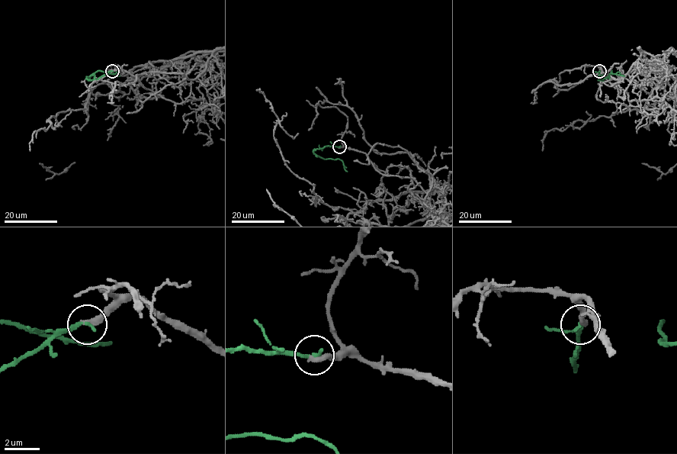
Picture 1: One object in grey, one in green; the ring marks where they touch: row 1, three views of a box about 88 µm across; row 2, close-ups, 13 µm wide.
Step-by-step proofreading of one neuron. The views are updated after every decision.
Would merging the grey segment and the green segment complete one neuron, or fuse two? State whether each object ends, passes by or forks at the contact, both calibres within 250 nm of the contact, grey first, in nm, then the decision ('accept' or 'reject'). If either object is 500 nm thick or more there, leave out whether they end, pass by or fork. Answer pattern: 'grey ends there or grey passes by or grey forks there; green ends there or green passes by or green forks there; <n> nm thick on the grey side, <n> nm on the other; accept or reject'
grey ends there; green ends there; 400 nm thick on the grey side, 220 nm on the other; accept

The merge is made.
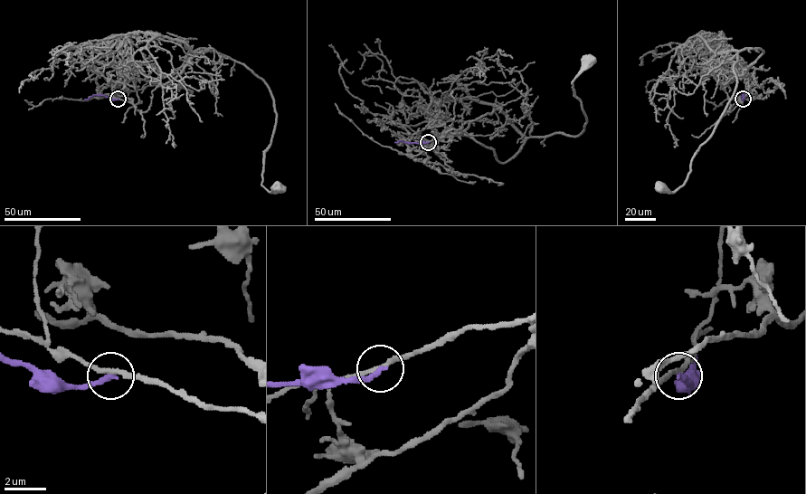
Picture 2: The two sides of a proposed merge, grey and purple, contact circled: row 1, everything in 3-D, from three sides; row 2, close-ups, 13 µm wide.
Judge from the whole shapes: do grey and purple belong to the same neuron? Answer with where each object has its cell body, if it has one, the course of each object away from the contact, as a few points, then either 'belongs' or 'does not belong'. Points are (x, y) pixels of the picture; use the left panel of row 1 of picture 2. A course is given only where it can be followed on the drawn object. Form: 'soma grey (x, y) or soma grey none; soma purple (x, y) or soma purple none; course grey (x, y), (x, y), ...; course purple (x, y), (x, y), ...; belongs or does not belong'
soma grey (278, 187); soma purple none; course grey (118, 99), (146, 111), (152, 91), (195, 54), (243, 63), (273, 101), (261, 184), (277, 185); course purple (118, 99), (95, 95), (84, 99); does not belong

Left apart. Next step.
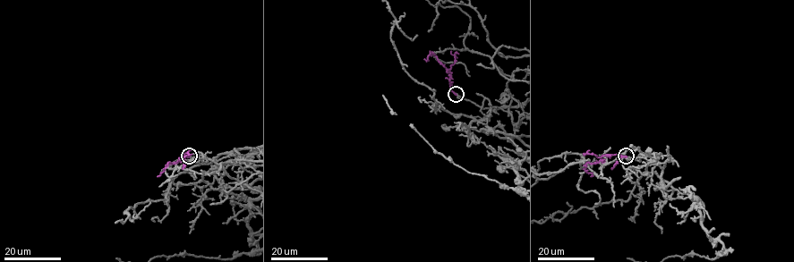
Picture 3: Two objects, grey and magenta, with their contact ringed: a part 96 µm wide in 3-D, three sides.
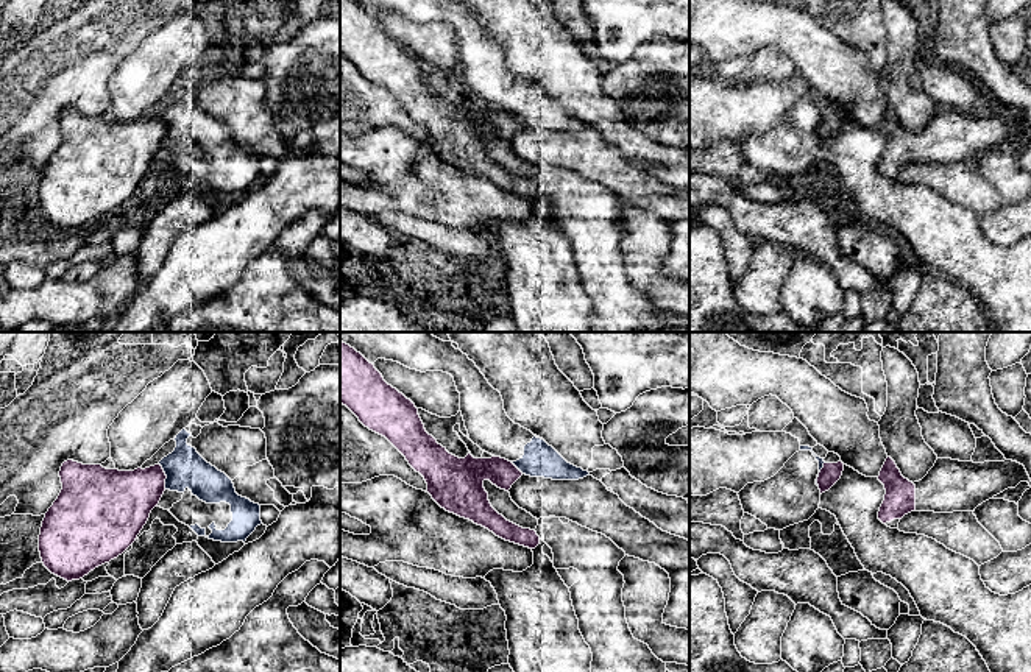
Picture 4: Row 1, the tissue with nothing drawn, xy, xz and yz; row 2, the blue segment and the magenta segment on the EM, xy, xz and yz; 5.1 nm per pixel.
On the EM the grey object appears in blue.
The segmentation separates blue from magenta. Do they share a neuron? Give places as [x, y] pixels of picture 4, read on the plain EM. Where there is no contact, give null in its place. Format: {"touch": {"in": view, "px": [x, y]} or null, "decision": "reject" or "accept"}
{"touch": {"in": "xy", "px": [166, 125]}, "decision": "reject"}

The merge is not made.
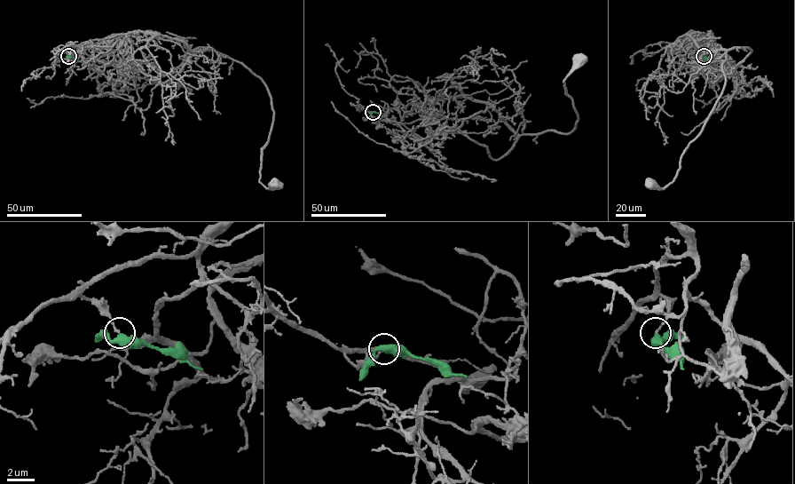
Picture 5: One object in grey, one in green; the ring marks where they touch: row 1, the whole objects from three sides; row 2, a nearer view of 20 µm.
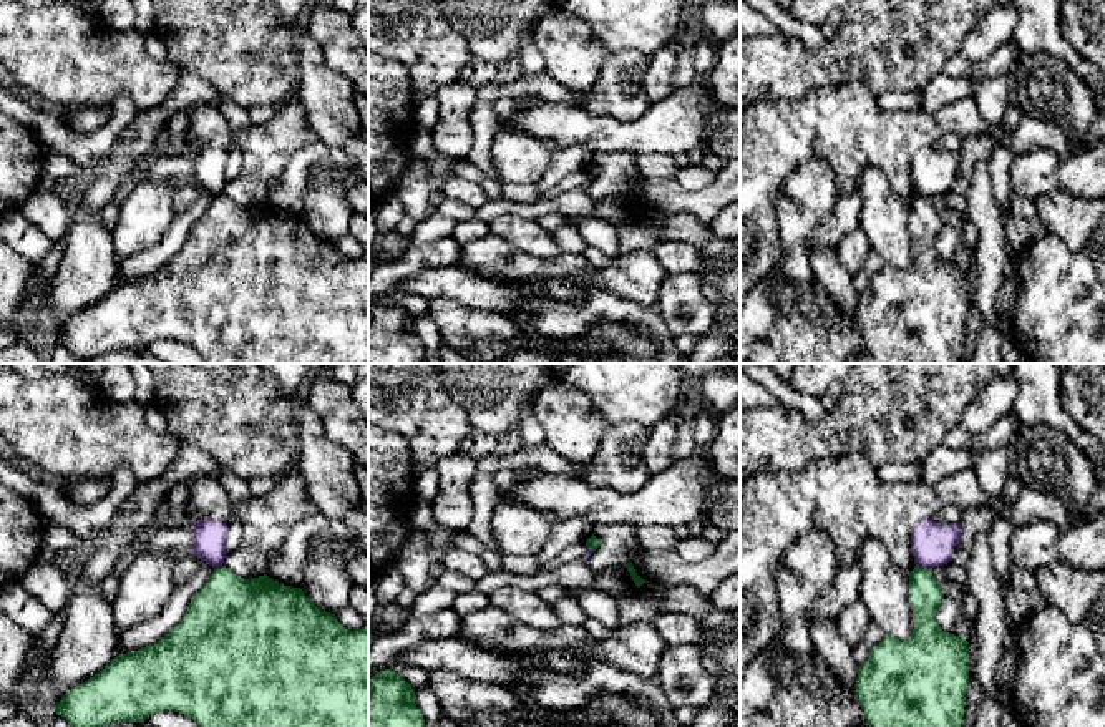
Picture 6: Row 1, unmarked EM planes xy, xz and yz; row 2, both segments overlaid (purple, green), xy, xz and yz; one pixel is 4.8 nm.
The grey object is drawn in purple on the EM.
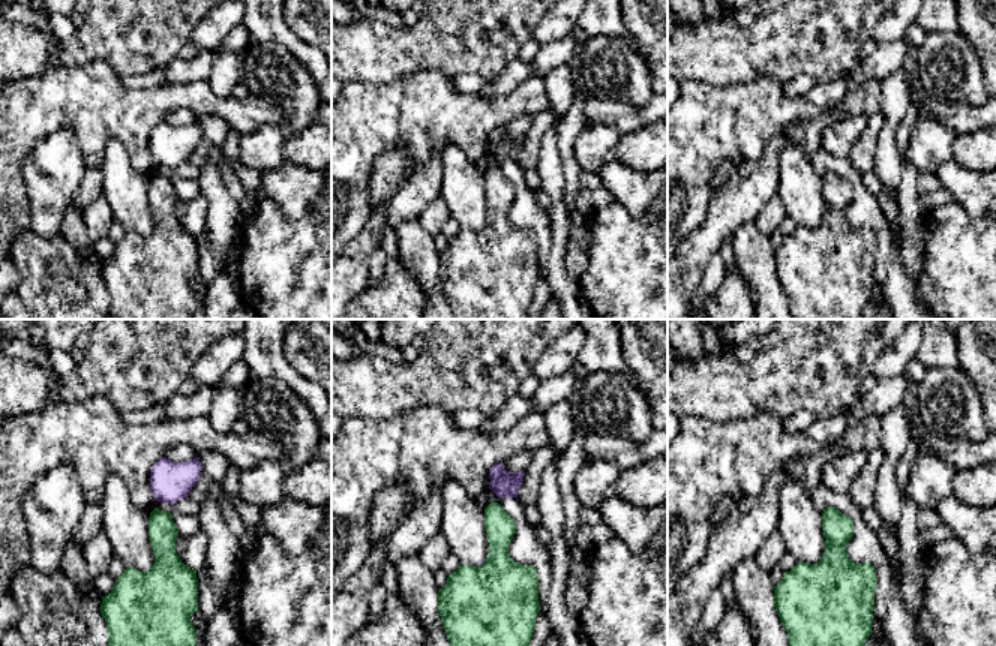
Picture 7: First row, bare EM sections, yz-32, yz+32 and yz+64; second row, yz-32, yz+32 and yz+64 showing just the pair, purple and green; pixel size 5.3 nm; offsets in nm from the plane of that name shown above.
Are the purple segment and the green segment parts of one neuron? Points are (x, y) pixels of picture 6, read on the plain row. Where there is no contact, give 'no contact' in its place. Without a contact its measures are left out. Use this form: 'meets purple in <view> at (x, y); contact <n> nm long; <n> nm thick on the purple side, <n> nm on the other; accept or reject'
meets purple in yz at (923, 195); contact 80 nm long; 200 nm thick on the purple side, 160 nm on the other; reject

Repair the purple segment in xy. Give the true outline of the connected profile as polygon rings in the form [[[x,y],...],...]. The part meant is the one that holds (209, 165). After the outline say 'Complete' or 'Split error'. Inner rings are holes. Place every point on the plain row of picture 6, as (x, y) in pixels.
[[[197,148],[192,153],[194,166],[192,166],[192,183],[211,193],[212,196],[219,196],[224,191],[227,183],[226,179],[226,163],[227,153],[216,148]]]. Complete

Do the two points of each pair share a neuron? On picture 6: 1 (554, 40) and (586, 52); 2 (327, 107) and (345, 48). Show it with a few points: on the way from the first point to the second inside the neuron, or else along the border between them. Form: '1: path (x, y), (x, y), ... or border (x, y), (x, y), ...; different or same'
1: path (563, 40), (578, 52); same
2: border (316, 40), (324, 60), (350, 83); different

